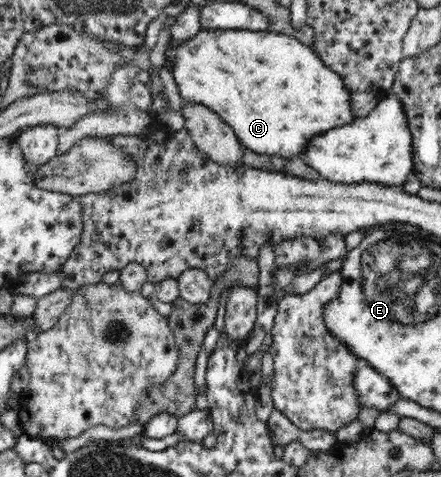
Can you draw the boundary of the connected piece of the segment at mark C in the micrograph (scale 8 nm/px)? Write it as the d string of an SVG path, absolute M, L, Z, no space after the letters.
M200 29L198 34L190 37L186 43L169 43L165 50L165 58L171 62L171 72L178 85L178 90L183 102L195 102L196 104L205 104L210 110L213 110L220 118L232 127L235 136L239 139L242 146L262 155L280 156L291 159L302 157L306 152L308 141L316 136L322 136L321 132L329 131L337 126L344 126L346 123L354 122L349 98L350 91L346 88L342 77L328 68L322 59L306 45L303 45L295 37L276 33L274 31L254 32L251 30L220 30L220 29Z

